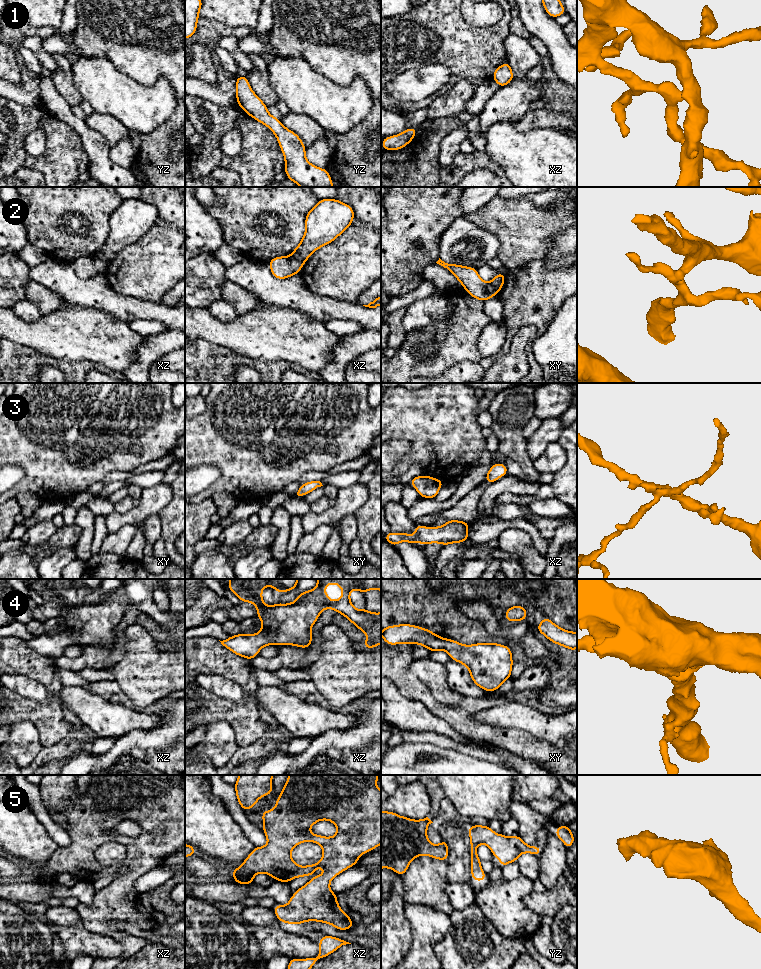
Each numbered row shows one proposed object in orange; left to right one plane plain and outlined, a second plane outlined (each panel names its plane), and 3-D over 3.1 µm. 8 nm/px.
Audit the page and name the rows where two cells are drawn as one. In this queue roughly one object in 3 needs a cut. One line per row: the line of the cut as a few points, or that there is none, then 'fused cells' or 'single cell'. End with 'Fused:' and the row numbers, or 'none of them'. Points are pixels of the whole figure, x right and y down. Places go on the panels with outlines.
1: no cut | single cell
2: xz (290, 256), (302, 264) | fused cells
3: no cut | single cell
4: no cut | single cell
5: no cut | single cell
Fused: 2

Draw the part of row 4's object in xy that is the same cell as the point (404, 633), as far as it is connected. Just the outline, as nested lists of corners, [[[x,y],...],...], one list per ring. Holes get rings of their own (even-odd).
[[[410,624],[382,627],[381,636],[387,645],[419,644],[433,652],[446,651],[452,660],[468,668],[472,681],[478,687],[490,693],[511,677],[512,652],[506,645],[464,645],[452,639],[439,637],[429,629]]]

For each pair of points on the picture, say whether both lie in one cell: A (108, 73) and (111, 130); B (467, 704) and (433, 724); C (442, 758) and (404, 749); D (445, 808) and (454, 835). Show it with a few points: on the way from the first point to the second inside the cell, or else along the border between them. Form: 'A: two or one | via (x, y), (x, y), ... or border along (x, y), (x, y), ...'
A: two | border along (94, 110), (115, 117), (129, 130)
B: two | border along (424, 704), (432, 713), (446, 720), (460, 734)
C: one | via (433, 758), (413, 758)
D: two | border along (460, 822), (445, 825)

